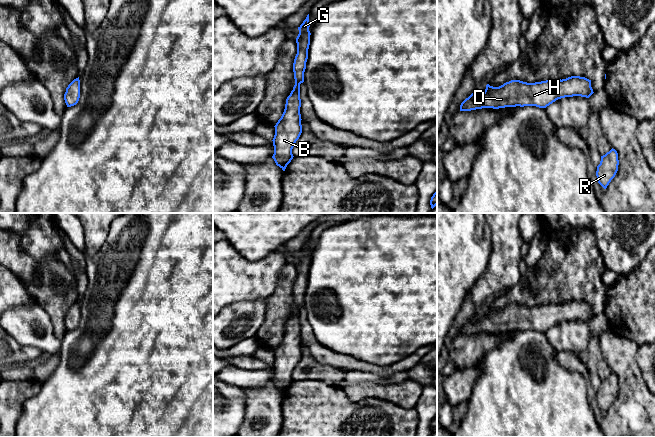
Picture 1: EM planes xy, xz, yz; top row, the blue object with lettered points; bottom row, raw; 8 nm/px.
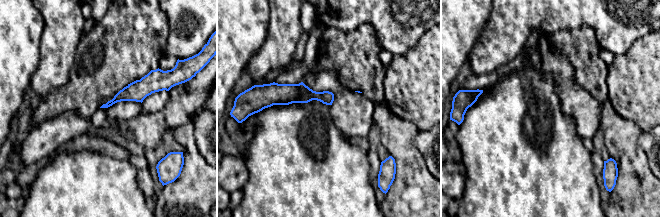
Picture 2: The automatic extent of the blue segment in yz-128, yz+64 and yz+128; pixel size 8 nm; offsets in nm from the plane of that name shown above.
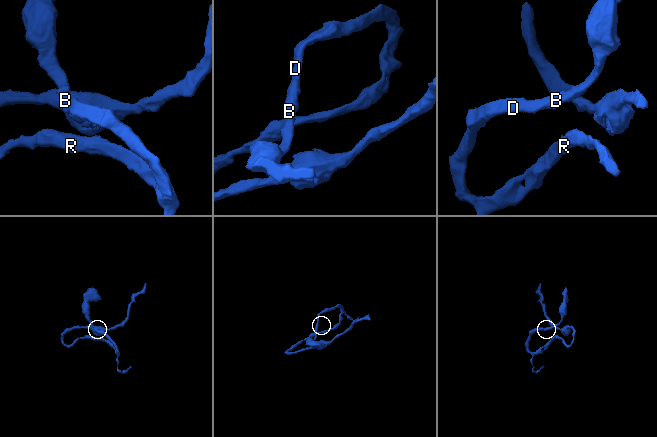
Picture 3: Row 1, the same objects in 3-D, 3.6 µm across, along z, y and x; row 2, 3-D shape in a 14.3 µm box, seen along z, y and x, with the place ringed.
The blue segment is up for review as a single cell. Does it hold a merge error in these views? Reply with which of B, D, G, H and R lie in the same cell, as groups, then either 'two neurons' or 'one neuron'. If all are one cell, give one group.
groups B D G H R; one neuron

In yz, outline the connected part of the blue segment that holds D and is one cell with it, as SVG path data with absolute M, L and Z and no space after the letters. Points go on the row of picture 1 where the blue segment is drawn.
M571 76L562 80L550 79L535 83L511 80L499 87L487 84L480 97L476 97L475 92L473 92L461 103L460 111L516 106L546 108L561 98L573 96L589 98L593 93L591 80L580 76Z

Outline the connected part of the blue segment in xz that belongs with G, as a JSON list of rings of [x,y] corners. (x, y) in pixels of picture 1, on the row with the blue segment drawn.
[[[309,14],[298,27],[299,34],[296,38],[297,54],[293,63],[295,85],[286,99],[285,109],[281,118],[276,123],[273,138],[274,159],[277,166],[285,171],[287,165],[293,159],[292,149],[302,133],[301,125],[301,99],[300,84],[304,82],[304,72],[308,59],[310,45]]]

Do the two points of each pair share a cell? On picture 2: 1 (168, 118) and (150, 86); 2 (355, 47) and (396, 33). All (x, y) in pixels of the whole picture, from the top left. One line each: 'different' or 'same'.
1: different
2: different

